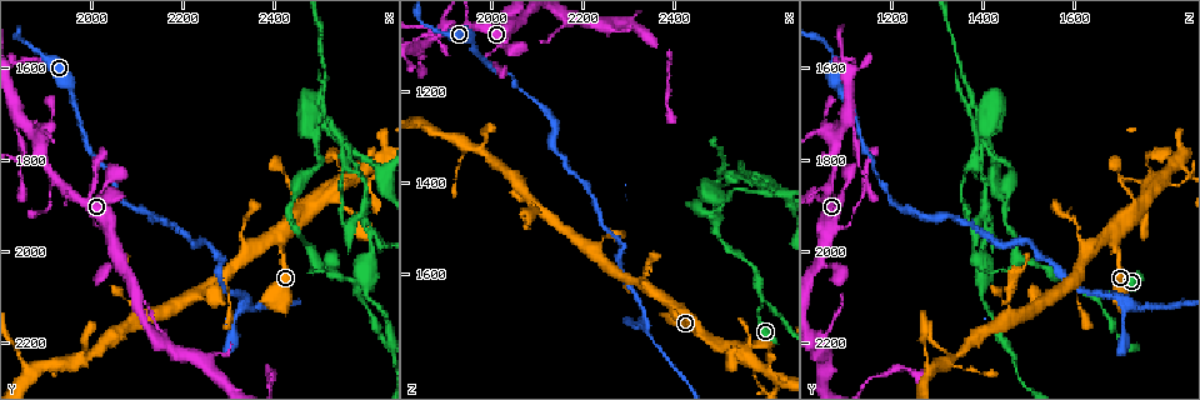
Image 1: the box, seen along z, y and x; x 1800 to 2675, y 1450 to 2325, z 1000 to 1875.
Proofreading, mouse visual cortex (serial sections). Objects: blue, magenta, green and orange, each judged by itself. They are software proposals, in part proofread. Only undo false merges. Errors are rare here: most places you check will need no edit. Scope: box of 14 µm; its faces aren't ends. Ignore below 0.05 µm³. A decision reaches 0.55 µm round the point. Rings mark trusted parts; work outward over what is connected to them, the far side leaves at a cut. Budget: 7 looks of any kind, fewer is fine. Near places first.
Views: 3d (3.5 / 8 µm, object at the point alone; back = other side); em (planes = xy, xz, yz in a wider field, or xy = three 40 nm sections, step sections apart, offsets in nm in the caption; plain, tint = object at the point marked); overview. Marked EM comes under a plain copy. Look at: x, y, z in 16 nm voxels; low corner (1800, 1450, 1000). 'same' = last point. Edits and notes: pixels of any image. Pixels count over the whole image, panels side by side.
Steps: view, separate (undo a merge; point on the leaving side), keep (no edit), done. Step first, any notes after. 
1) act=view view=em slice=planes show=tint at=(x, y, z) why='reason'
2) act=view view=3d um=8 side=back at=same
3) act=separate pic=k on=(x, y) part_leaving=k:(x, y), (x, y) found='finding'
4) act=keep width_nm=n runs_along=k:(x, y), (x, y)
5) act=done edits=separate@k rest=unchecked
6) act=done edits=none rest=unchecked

act=view view=3d um=3.5 at=(1945, 1860, 1065) why='side arm on a straight run'

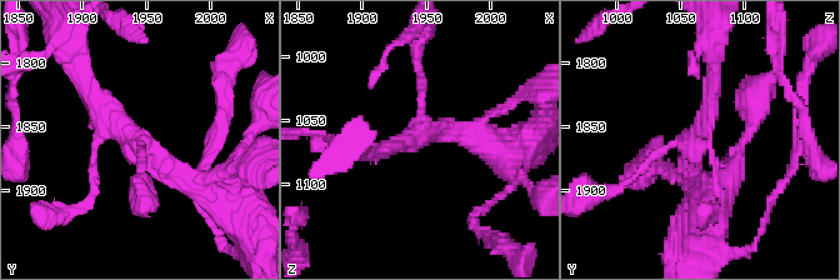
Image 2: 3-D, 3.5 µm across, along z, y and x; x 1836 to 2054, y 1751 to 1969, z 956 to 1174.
act=view view=em slice=xy step=5 show=tint at=(1946, 1866, 1060)

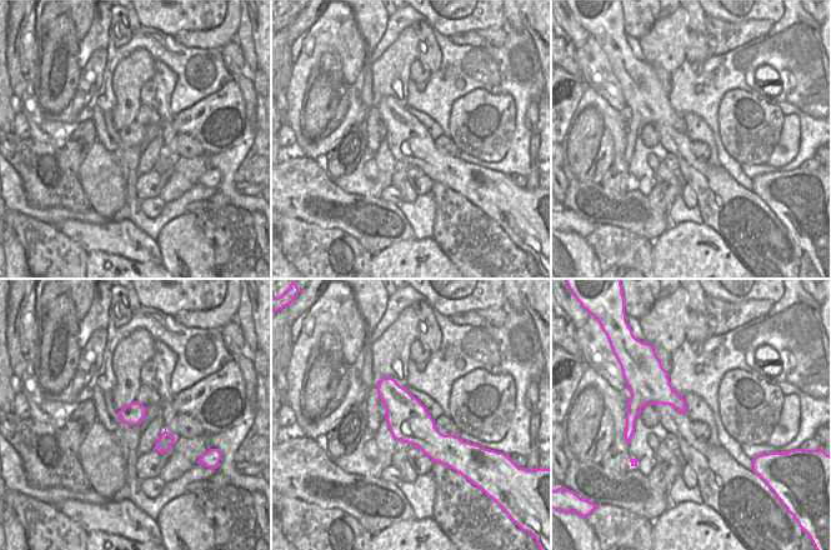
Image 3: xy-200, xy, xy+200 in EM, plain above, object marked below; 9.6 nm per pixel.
act=keep runs_along=2:(209, 189), (163, 170), (86, 85) found='one cell here'

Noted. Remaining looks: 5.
act=view view=3d um=3.5 at=(1885, 1760, 1080) why='abrupt turn'

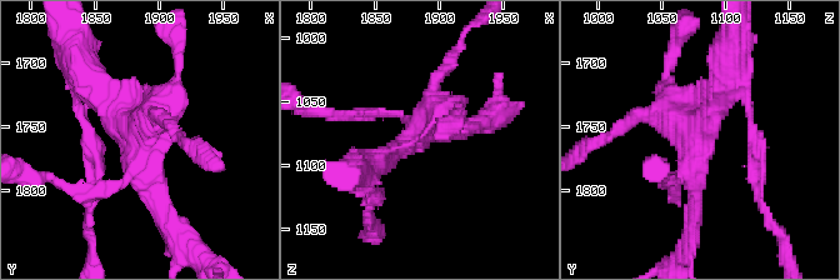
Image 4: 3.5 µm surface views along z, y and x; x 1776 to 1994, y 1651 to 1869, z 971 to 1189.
act=view view=em slice=xy step=1 show=tint at=(1890, 1760, 1074)

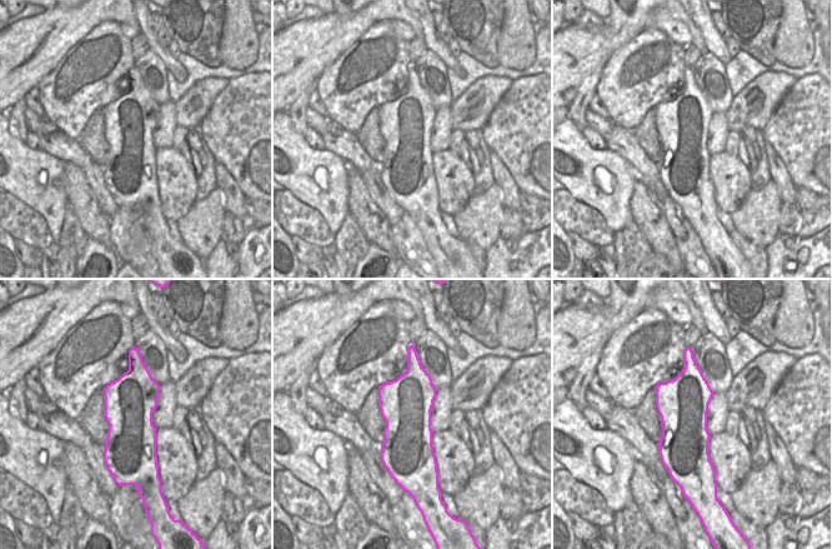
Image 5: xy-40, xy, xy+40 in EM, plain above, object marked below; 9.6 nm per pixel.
act=keep runs_along=4:(168, 221), (144, 140), (86, 83) found='one cell here'

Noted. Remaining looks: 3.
act=view view=3d um=3.5 at=(2590, 2105, 1655) why='three arms meet'

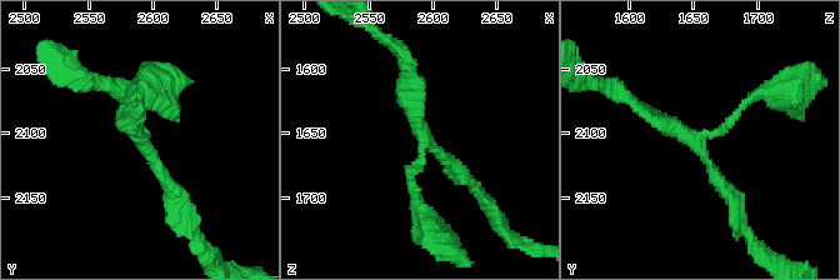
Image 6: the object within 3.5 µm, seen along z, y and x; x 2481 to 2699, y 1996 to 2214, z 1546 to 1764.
act=view view=em slice=planes show=tint at=(2594, 2100, 1652) arms=3 arm_widths_nm=150,150,200

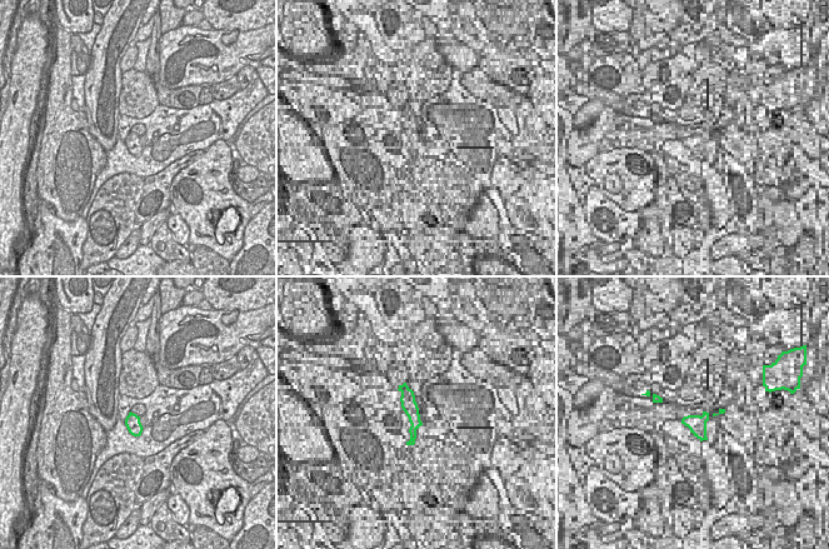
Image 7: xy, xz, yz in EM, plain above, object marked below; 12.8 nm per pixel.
act=keep runs_along=6:(416, 199), (409, 170), (424, 138), (409, 74) found='all the same cell'

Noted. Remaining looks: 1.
act=done edits=none rest=unchecked

